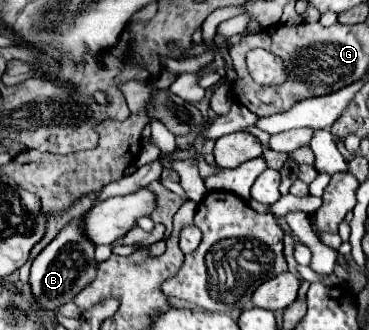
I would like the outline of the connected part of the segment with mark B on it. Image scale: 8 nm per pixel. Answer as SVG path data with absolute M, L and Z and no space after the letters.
M75 219L33 261L29 283L37 305L43 311L55 311L57 307L69 303L69 299L73 299L85 285L89 285L89 281L93 281L95 275L97 275L95 247L81 233L81 219Z

